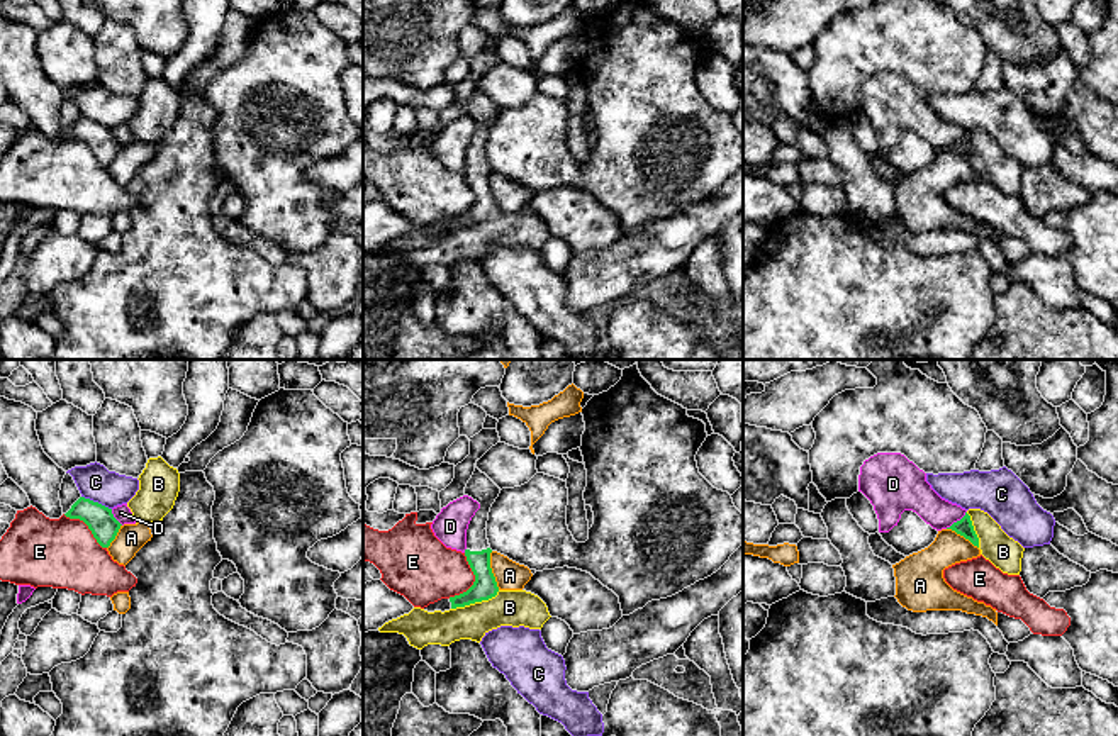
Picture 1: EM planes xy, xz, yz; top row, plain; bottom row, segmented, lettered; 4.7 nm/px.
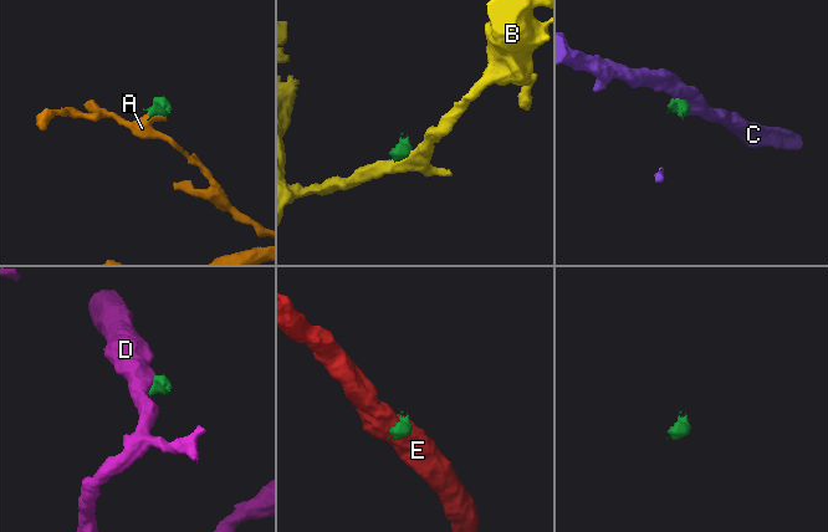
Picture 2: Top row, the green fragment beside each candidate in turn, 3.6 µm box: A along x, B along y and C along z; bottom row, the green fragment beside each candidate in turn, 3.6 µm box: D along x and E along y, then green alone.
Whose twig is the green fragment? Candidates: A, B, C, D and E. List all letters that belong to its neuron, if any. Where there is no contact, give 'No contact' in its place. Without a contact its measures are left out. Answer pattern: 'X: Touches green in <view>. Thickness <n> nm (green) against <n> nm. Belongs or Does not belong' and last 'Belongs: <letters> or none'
A: Touches green in xz. Thickness 120 nm (green) against 140 nm. Does not belong
B: Touches green in xz. Thickness 120 nm (green) against 180 nm. Does not belong
C: Touches green in xy. Thickness 140 nm (green) against 170 nm. Does not belong
D: Touches green in yz. Thickness 80 nm (green) against 170 nm. Does not belong
E: Touches green in xz. Thickness 120 nm (green) against 300 nm. Does not belong
Belongs: none

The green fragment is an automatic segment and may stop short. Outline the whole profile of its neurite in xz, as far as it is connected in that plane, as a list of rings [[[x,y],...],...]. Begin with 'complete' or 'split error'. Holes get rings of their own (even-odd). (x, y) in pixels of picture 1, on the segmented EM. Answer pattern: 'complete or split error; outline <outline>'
split error; outline [[[475,463],[475,471],[465,487],[465,495],[472,497],[480,504],[480,509],[475,512],[475,516],[468,524],[467,549],[465,549],[467,561],[475,575],[475,582],[467,592],[429,604],[428,607],[424,607],[424,611],[444,612],[450,609],[489,600],[497,595],[499,587],[490,568],[492,549],[487,539],[485,527],[487,527],[490,507],[499,497],[499,493],[500,488],[485,473],[482,473]]]

